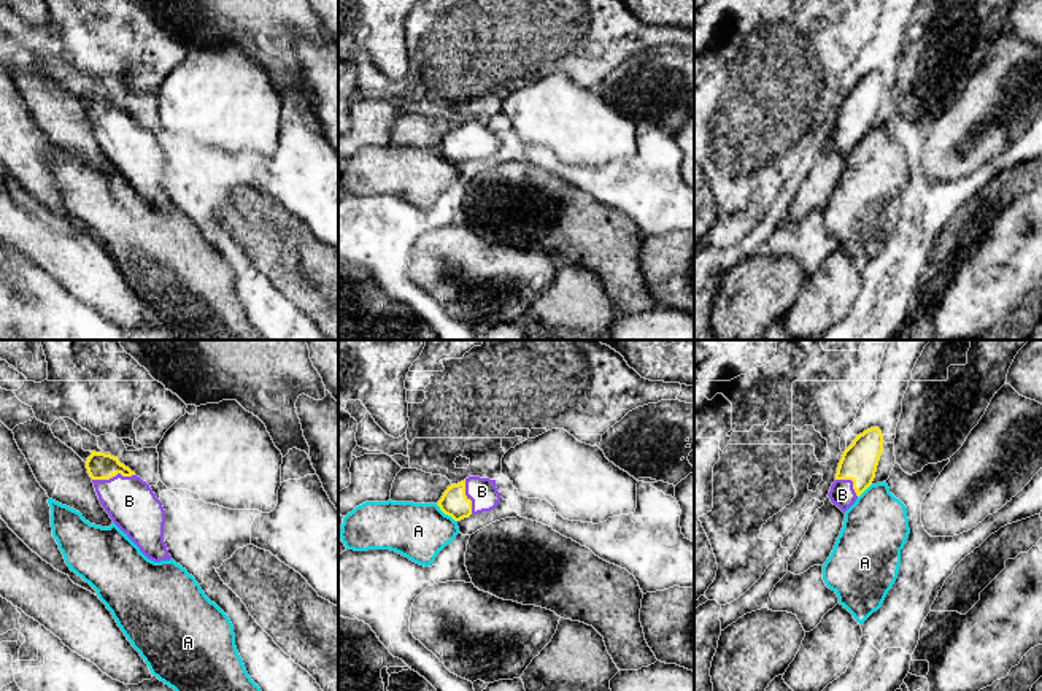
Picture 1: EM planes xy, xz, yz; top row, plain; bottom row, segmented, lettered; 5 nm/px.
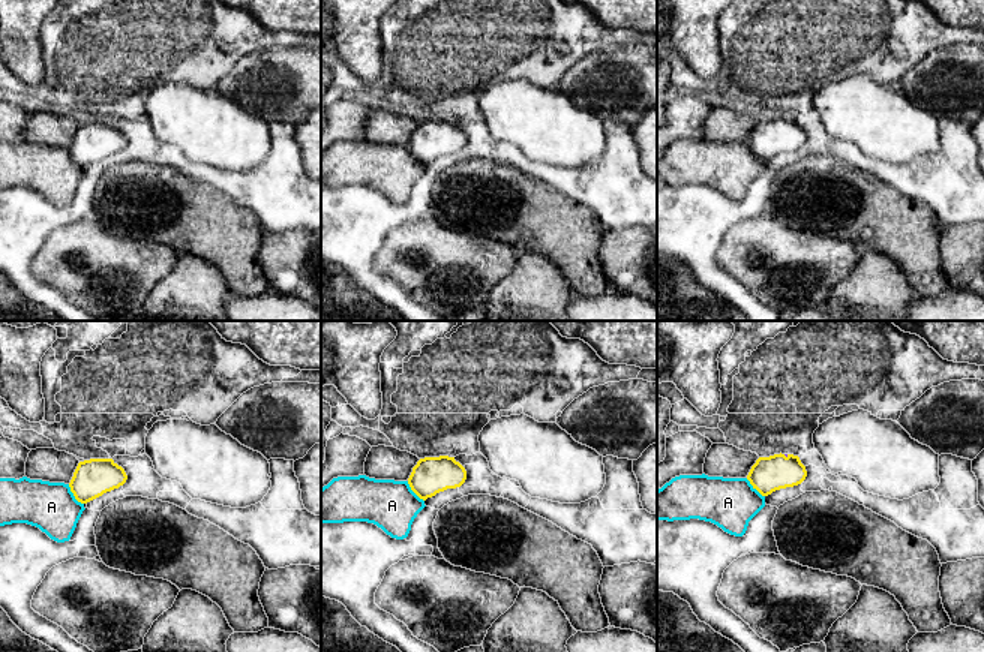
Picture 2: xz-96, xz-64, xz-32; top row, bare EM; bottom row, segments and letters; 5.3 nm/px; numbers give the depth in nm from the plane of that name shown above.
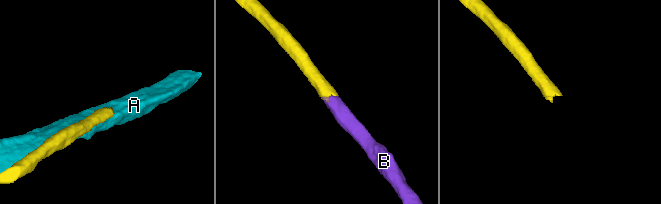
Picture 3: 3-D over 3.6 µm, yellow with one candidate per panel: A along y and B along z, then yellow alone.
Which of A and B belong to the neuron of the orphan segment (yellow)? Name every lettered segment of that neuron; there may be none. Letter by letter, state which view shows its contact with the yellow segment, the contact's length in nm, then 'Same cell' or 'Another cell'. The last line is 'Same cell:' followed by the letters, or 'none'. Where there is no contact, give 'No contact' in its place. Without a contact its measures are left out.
A: Touches yellow in xz. Shared border 140 nm. Another cell
B: Touches yellow in xy. Shared border 220 nm. Same cell
Same cell: B

